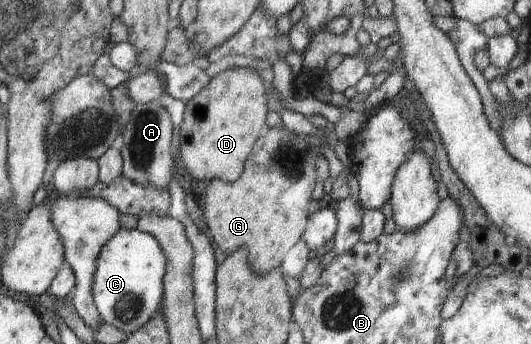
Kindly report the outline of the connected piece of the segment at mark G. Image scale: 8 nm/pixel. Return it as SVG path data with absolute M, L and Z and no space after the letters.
M283 126L269 128L254 143L238 180L233 183L220 179L210 181L204 202L204 216L210 234L226 256L230 256L237 248L246 248L249 252L250 270L260 276L281 266L288 251L302 238L308 222L307 206L311 202L312 190L317 182L316 158L316 152L312 151L309 142L304 141L302 134L297 135Z

